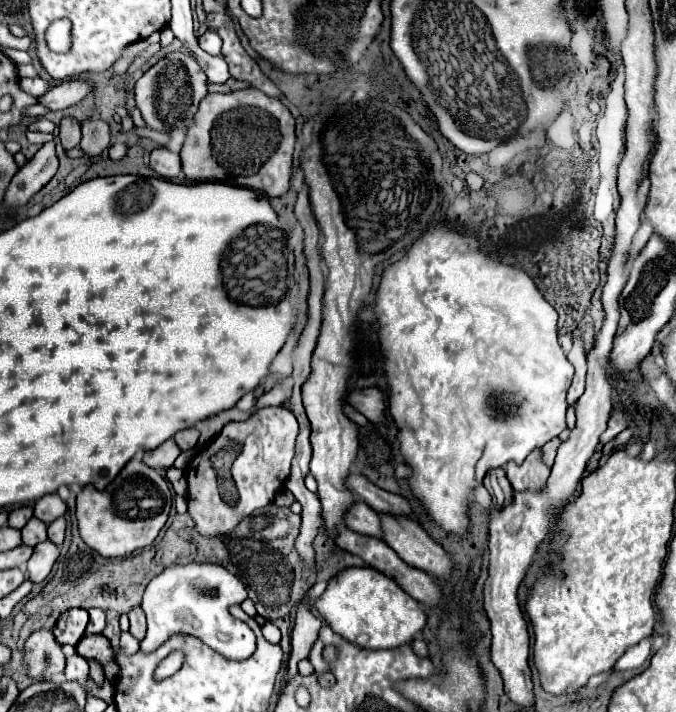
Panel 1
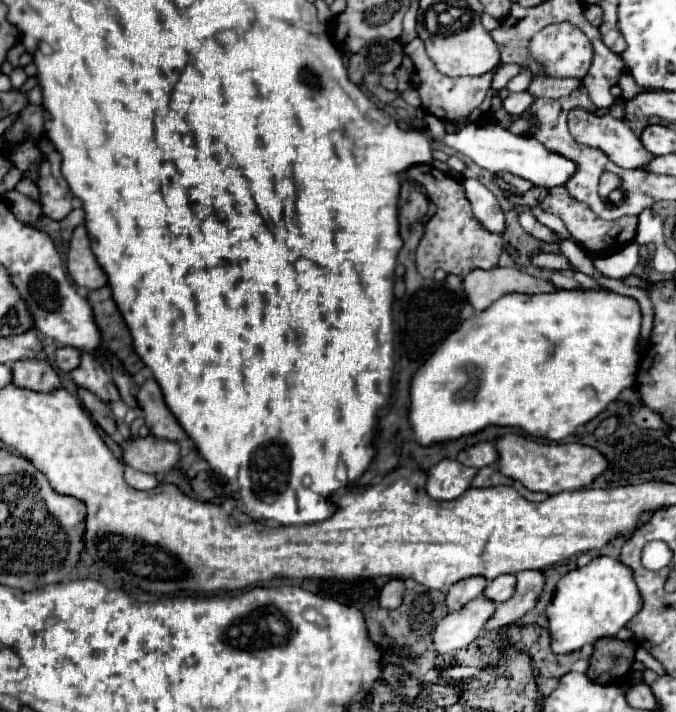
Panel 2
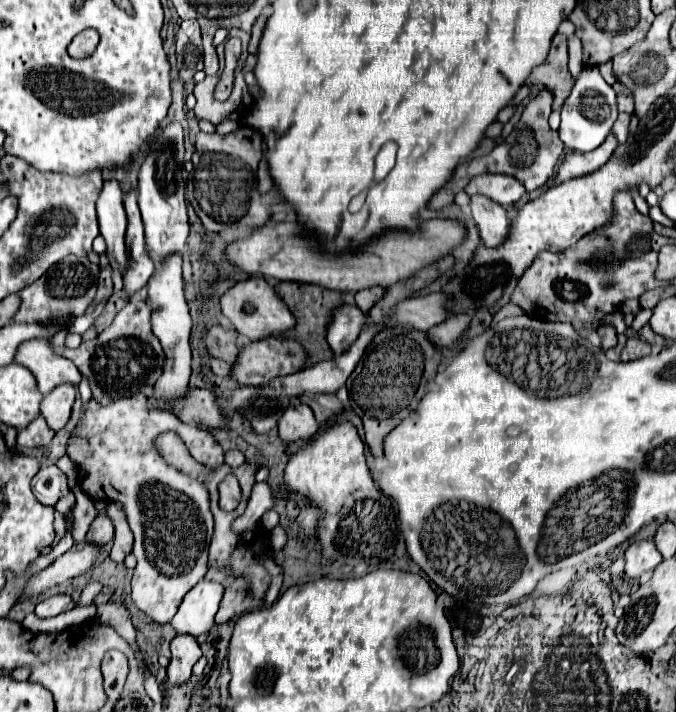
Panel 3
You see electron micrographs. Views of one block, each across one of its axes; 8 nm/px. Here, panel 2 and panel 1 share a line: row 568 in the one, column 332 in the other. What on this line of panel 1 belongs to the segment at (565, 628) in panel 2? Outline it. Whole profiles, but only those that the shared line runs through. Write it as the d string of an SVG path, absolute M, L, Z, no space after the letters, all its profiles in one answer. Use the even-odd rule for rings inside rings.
M352 566L336 572L328 580L324 594L314 604L326 624L360 648L398 648L408 644L426 624L426 614L392 578L368 566Z

